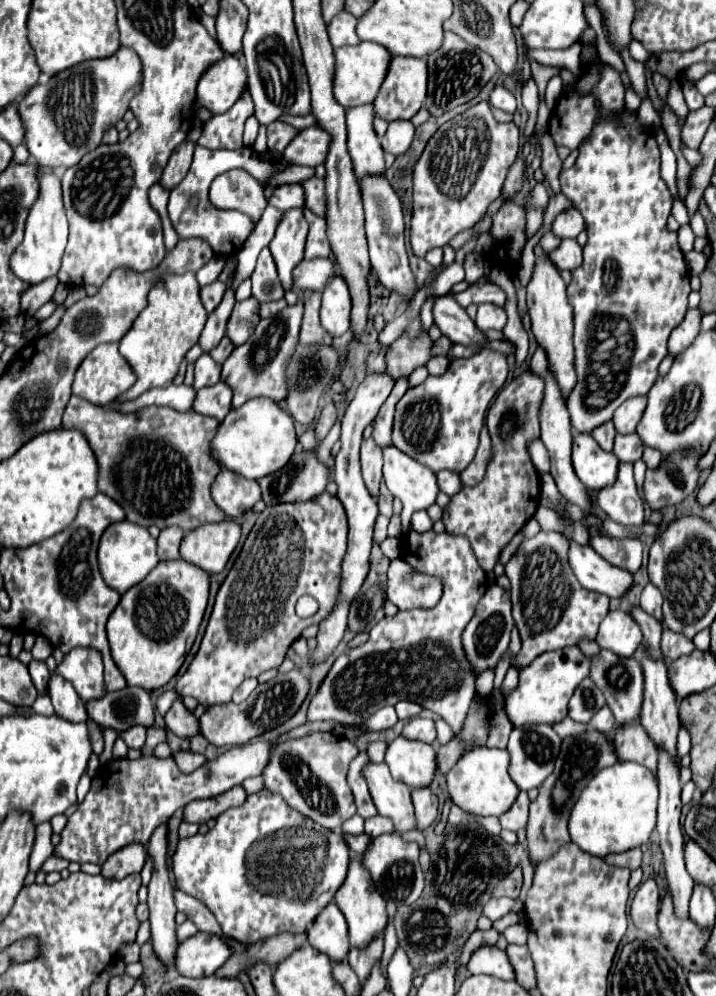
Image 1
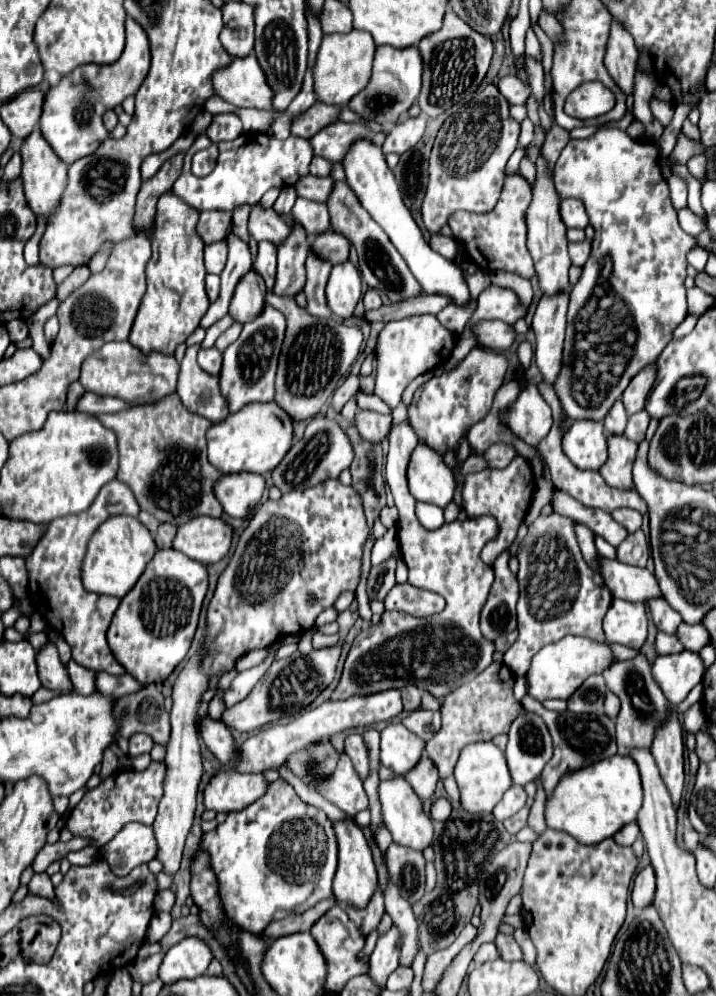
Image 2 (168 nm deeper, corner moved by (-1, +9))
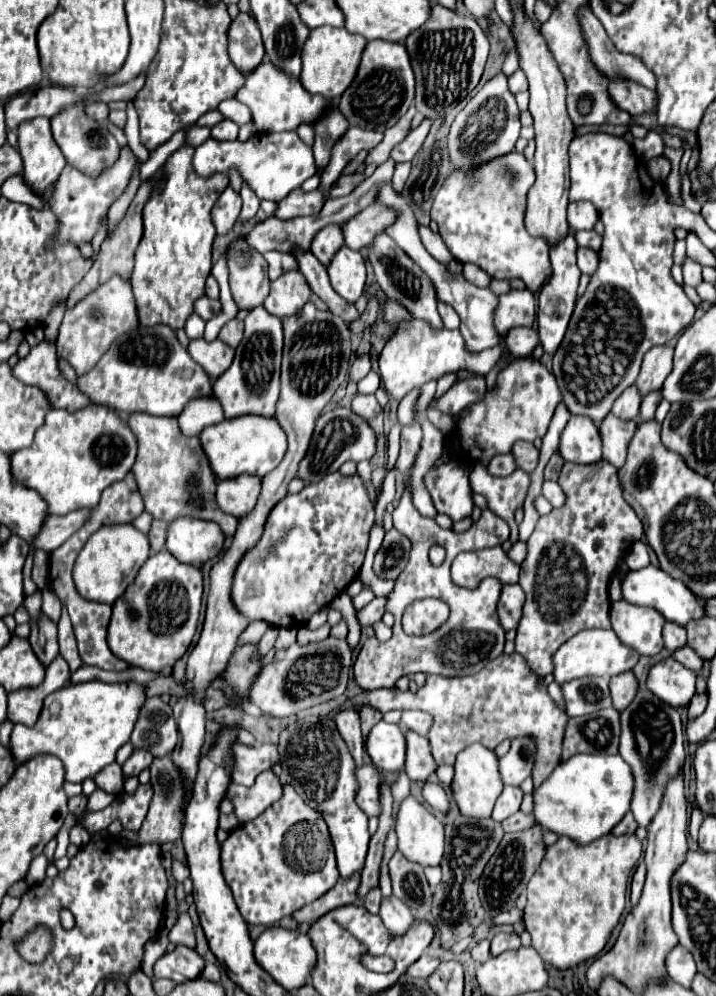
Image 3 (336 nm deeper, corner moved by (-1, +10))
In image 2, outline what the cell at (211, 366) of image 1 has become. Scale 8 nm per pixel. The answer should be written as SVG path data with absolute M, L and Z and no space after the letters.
M203 348L199 352L199 366L213 376L221 372L221 362L223 362L223 354L217 348Z

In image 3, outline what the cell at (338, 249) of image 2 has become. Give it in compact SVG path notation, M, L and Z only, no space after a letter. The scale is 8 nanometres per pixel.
M373 205L363 209L361 213L357 213L357 217L341 225L345 247L353 251L361 251L363 247L369 245L373 233L377 233L377 229L383 231L385 225L389 225L389 213L385 213L385 209L377 209Z

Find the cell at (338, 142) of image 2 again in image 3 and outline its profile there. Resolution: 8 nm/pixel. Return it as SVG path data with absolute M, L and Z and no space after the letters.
M349 127L347 133L335 141L333 149L331 149L331 159L329 165L325 167L325 173L321 175L321 185L319 189L327 195L327 191L331 189L333 181L341 175L341 171L345 169L345 165L361 151L361 149L373 149L379 141L383 139L383 133L379 131L367 131L367 129L357 129L357 127Z

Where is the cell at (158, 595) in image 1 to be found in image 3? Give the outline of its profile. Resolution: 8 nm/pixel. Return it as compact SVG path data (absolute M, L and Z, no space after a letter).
M169 551L153 553L133 585L113 603L107 631L109 649L123 661L145 671L161 673L183 657L193 641L203 595L203 573L195 565L177 561Z

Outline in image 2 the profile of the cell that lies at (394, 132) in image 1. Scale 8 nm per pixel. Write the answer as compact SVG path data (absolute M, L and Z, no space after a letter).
M421 114L417 118L409 118L405 122L397 122L389 130L389 134L385 138L383 154L395 152L395 154L401 156L405 150L413 148L421 140L421 136L425 132L425 124L427 124L427 116L425 114Z

